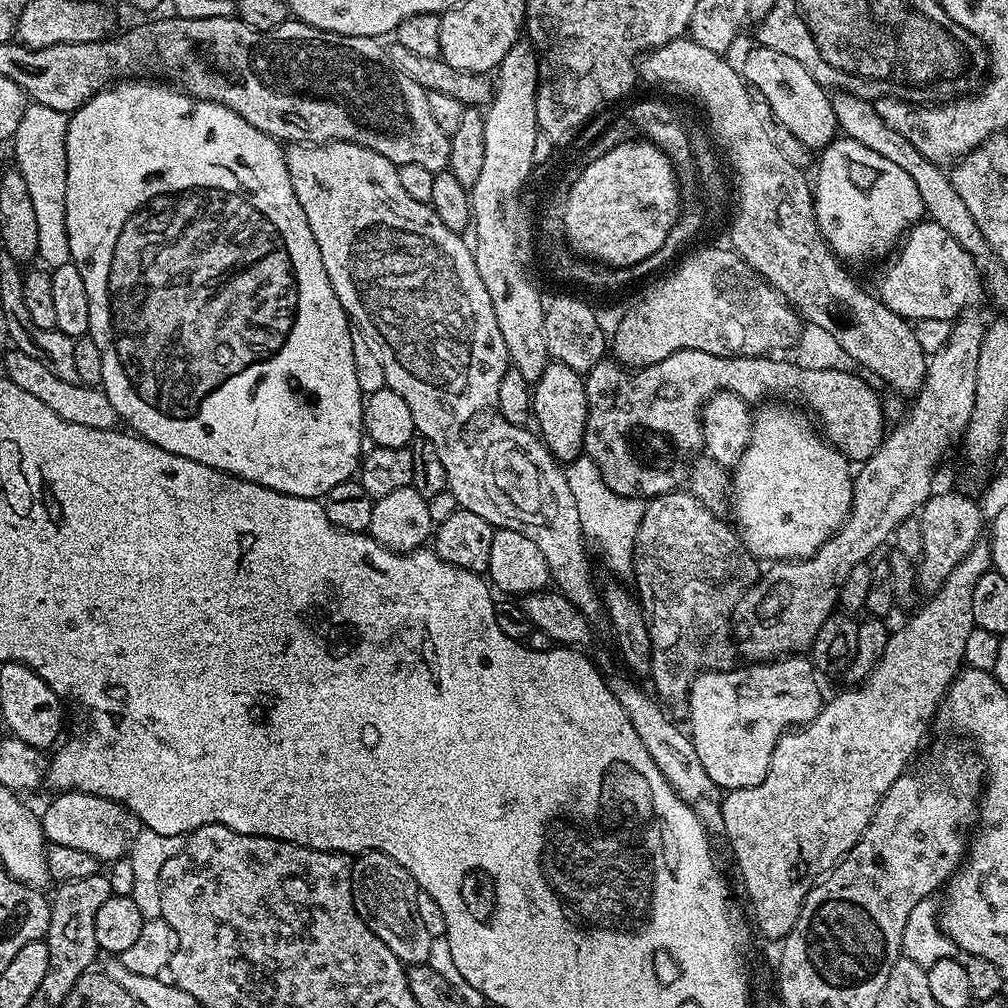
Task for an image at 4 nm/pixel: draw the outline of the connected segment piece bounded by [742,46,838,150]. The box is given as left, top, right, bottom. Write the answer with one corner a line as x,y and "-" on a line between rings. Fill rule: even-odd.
759,46
753,49
744,60
742,75
756,92
760,91
761,98
768,103
768,108
776,115
777,122
798,143
805,144
808,148
816,148
815,150
823,150
837,139
838,125
832,96
813,78
810,70
806,70
802,62
794,62
794,58
789,58
786,54
778,54
778,50

